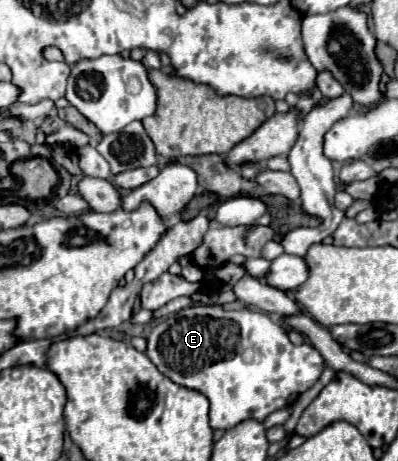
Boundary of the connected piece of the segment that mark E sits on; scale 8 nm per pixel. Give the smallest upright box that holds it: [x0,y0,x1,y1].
[148,306,324,430]

